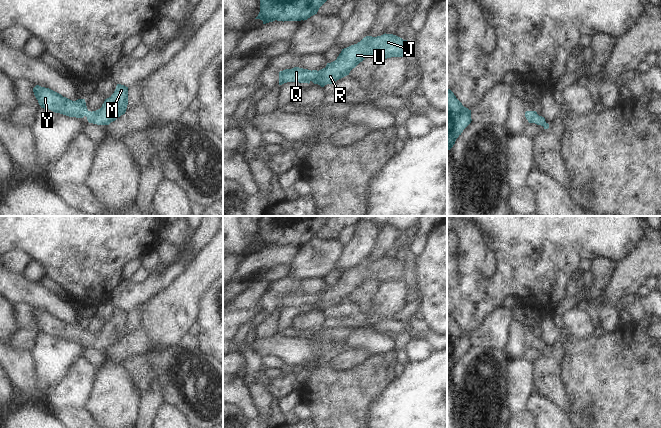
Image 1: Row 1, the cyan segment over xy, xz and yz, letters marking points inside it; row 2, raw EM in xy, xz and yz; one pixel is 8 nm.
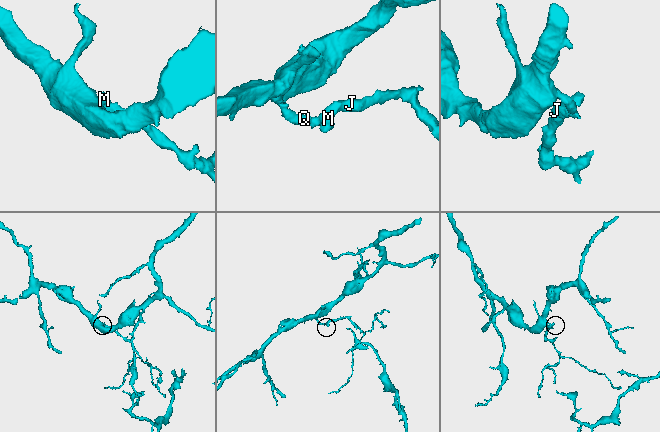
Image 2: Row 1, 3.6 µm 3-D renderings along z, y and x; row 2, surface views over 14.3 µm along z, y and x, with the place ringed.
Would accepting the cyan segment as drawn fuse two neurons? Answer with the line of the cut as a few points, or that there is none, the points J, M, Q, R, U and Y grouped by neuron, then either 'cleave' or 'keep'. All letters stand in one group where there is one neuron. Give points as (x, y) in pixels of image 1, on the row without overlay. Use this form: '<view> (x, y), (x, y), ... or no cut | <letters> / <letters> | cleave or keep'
no cut | J M Q R U Y | keep

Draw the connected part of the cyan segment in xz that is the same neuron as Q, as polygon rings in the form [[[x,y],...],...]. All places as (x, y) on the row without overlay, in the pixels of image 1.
[[[385,257],[377,261],[366,260],[357,268],[342,273],[335,285],[327,287],[326,291],[319,295],[299,291],[280,295],[279,309],[287,306],[309,308],[312,305],[324,311],[349,299],[350,295],[368,280],[378,280],[382,284],[404,281],[406,271],[407,264],[393,258]]]

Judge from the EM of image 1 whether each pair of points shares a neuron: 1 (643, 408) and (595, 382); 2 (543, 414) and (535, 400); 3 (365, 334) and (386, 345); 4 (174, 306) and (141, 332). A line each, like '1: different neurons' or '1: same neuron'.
1: same neuron
2: same neuron
3: same neuron
4: different neurons

